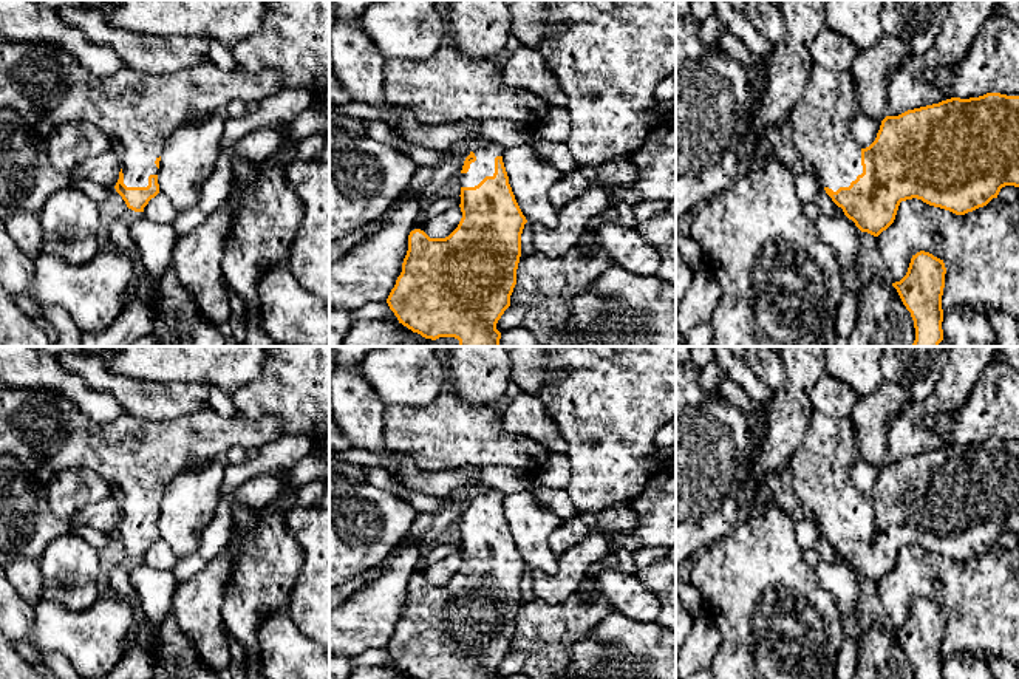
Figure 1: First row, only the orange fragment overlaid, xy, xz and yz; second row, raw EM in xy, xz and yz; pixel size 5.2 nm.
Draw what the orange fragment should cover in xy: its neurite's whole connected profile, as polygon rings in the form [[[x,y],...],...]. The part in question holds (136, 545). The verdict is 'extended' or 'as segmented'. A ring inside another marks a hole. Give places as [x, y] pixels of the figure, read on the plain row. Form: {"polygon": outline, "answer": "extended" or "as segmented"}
{"polygon": [[[0,382],[0,455],[12,455],[29,469],[91,470],[124,493],[121,518],[114,532],[127,554],[144,558],[159,540],[158,518],[162,493],[179,473],[198,462],[210,462],[233,447],[260,449],[285,435],[277,416],[252,421],[235,419],[203,408],[172,421],[150,421],[124,413],[113,422],[88,419],[66,398],[45,390],[20,390]]], "answer": "extended"}

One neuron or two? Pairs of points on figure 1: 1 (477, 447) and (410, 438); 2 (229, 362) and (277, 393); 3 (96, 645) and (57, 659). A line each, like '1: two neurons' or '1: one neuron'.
1: one neuron
2: two neurons
3: two neurons

